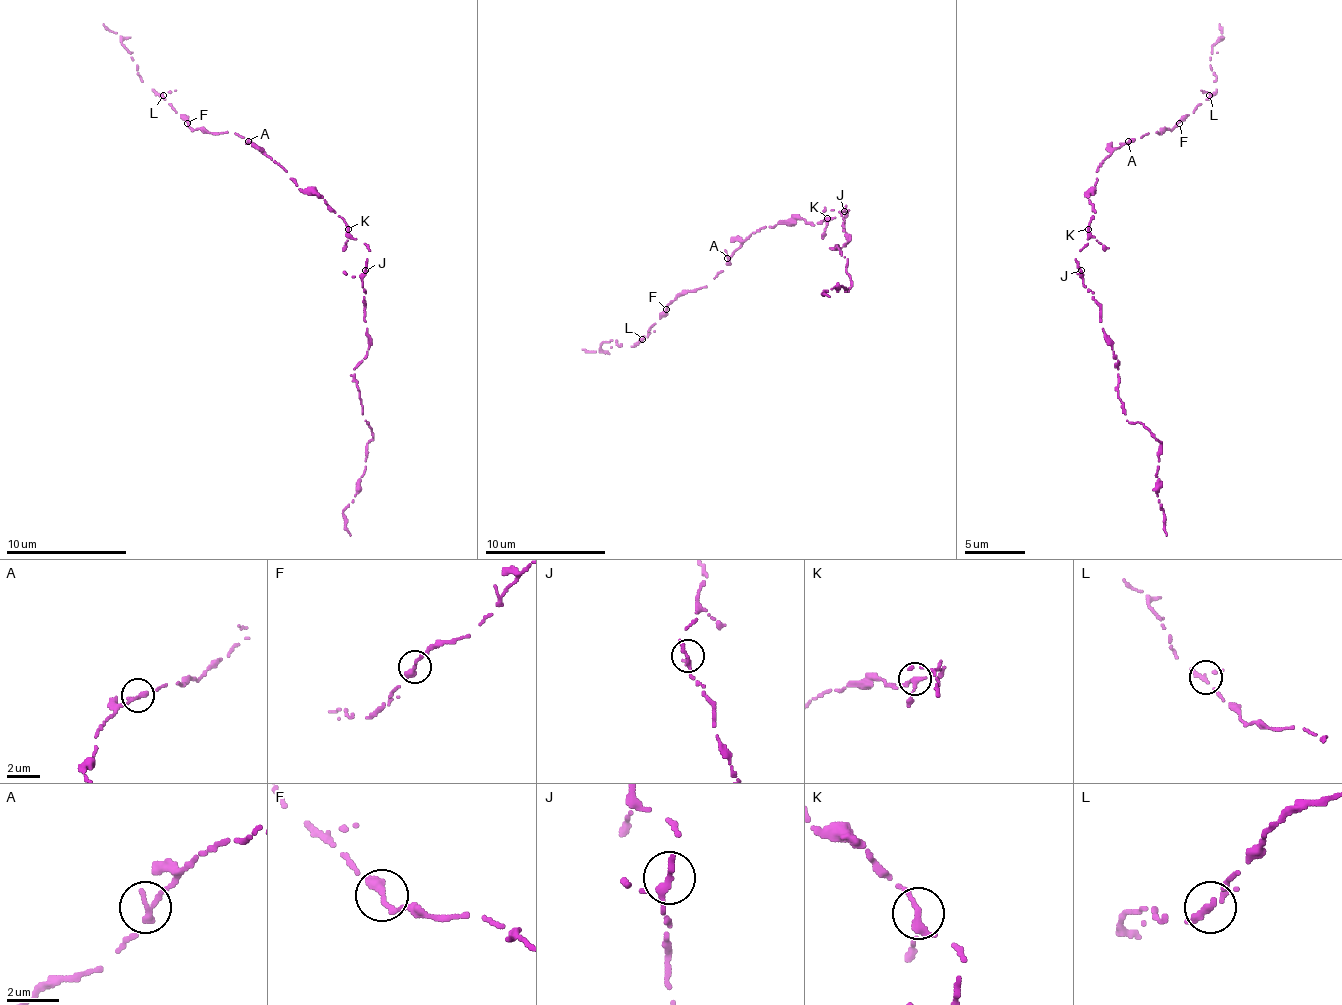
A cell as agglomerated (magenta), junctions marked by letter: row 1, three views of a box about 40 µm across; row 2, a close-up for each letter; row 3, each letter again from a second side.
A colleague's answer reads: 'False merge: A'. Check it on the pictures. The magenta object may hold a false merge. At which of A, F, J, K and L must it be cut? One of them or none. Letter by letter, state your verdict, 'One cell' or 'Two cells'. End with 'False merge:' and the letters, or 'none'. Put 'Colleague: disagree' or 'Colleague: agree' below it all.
A: One cell
F: One cell
J: One cell
K: One cell
L: One cell
False merge: none
Colleague: disagree

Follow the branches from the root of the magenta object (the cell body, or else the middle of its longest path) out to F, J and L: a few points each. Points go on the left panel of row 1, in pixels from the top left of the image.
F: (342, 220), (321, 198), (302, 192), (287, 171), (248, 138), (236, 132), (205, 132), (187, 123)
J: (342, 220), (348, 232), (369, 250), (366, 271)
L: (342, 220), (321, 198), (302, 192), (287, 171), (248, 138), (193, 129), (163, 95)

